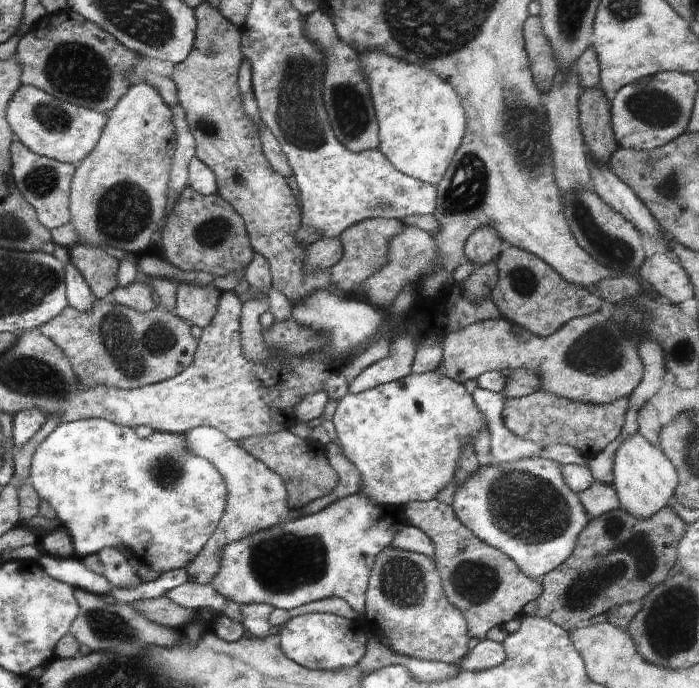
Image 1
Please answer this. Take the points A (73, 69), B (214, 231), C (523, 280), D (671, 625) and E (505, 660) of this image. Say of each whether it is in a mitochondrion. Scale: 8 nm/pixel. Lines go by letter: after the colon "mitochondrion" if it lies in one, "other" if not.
A: mitochondrion
B: mitochondrion
C: mitochondrion
D: mitochondrion
E: other

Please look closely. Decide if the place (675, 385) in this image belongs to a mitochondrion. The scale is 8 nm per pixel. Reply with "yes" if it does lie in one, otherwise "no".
no

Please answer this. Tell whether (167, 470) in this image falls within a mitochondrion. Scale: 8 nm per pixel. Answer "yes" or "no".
yes

